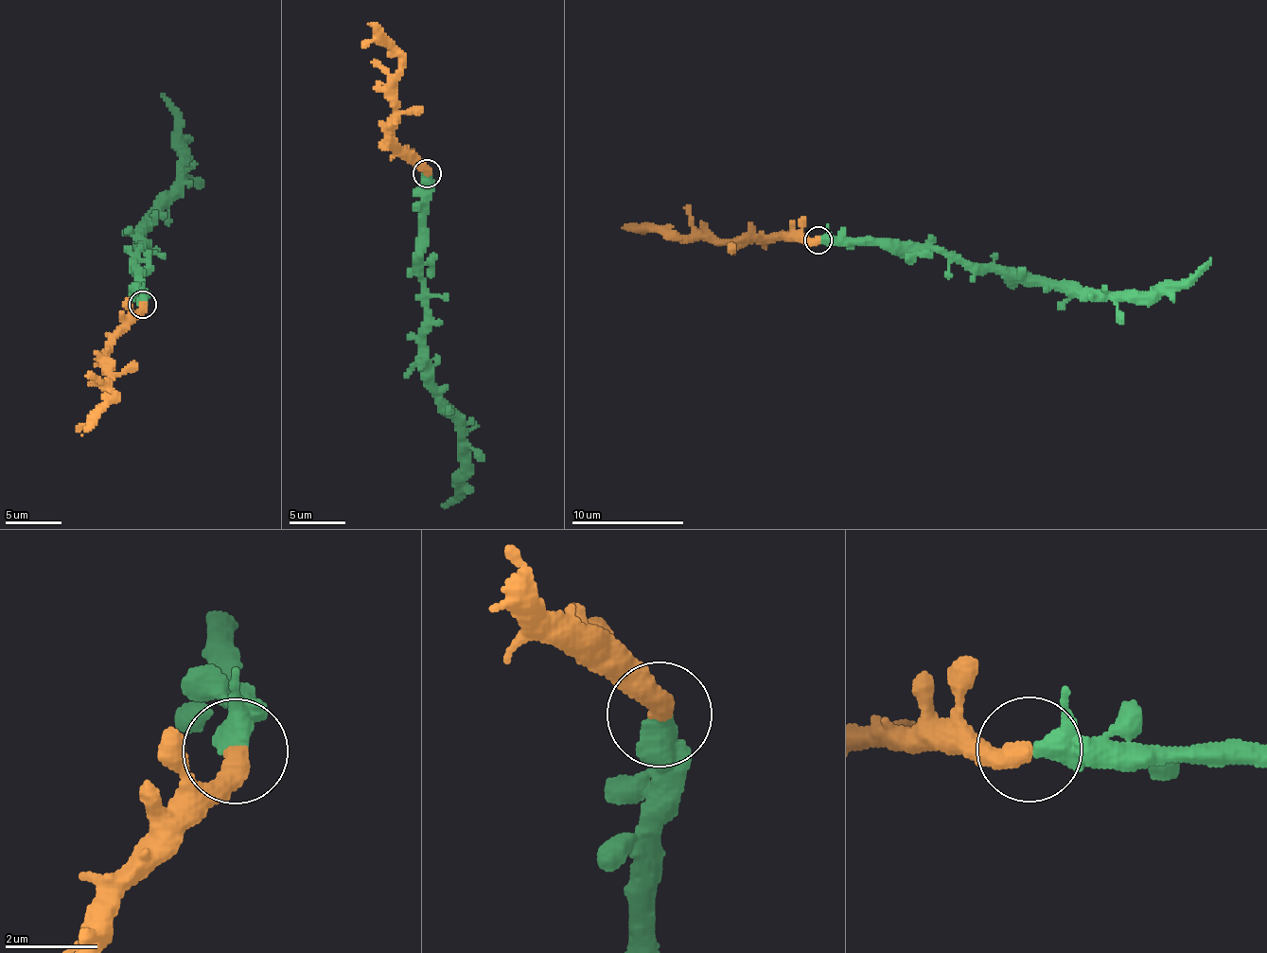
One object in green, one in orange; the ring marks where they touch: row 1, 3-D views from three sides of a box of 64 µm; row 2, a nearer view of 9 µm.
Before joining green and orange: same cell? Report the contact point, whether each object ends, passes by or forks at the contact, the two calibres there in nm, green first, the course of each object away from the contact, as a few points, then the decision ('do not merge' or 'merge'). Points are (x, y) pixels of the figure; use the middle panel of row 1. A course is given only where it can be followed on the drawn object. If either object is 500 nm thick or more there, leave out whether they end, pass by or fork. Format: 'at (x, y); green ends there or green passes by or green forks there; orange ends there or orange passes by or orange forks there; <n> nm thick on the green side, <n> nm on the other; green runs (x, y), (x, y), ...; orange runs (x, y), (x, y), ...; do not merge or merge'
at (427, 173); green passes by; orange ends there; 400 nm thick on the green side, 440 nm on the other; green runs (428, 174), (428, 212), (422, 242), (425, 351), (430, 390), (455, 422), (461, 498), (442, 504); orange runs (428, 174), (413, 152), (399, 147), (391, 133), (399, 49), (377, 26), (368, 24); merge

